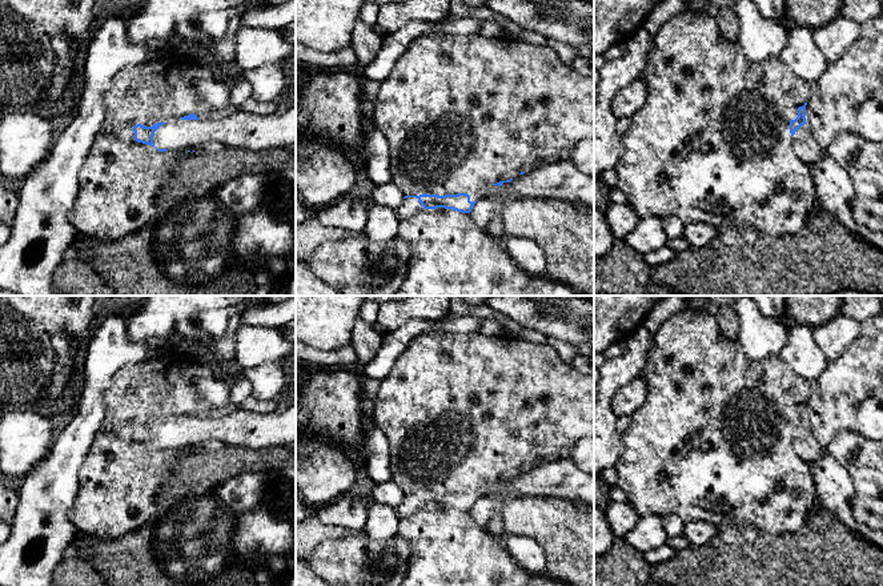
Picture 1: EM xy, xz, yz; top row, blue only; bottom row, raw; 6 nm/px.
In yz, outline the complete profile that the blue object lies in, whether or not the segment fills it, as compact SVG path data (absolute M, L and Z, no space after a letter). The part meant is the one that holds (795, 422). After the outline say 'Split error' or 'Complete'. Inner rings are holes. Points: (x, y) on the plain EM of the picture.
M806 404L798 406L798 416L790 418L790 432L794 440L794 447L798 455L807 462L816 462L824 454L826 450L815 441L806 421Z. Split error

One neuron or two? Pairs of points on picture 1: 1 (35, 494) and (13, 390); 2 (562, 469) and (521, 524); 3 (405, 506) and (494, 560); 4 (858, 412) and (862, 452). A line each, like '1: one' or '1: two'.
1: two
2: two
3: two
4: two

